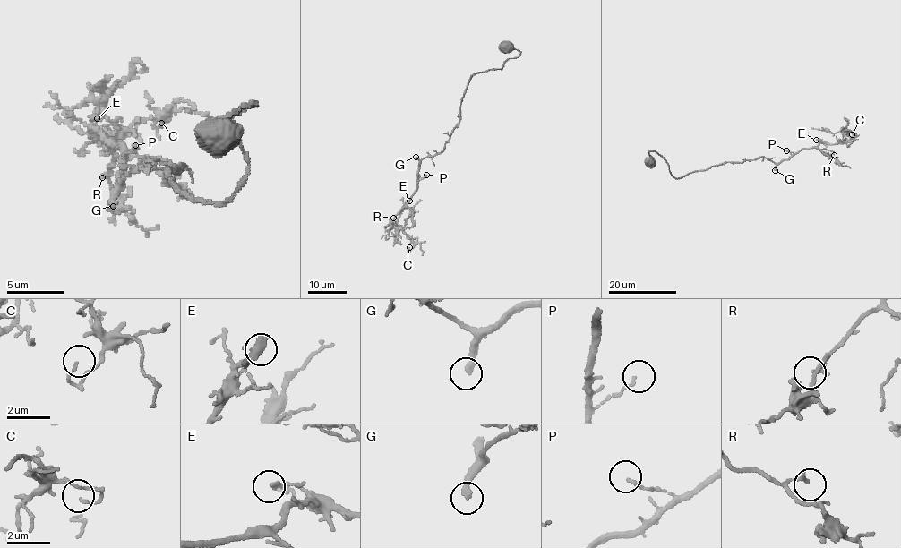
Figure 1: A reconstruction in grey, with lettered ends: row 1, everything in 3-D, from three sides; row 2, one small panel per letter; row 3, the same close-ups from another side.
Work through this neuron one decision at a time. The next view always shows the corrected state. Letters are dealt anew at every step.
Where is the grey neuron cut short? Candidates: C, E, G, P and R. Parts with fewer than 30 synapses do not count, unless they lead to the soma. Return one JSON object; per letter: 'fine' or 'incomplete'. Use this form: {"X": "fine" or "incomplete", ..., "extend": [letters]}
{"C": "fine", "E": "fine", "G": "incomplete", "P": "fine", "R": "fine", "extend": ["G"]}

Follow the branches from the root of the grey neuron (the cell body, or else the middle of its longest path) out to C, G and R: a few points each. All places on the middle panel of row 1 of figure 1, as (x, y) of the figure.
C: (504, 47), (520, 54), (472, 75), (443, 149), (421, 160), (396, 224), (409, 247)
G: (504, 47), (520, 54), (501, 69), (472, 75), (459, 123), (443, 149), (416, 157)
R: (504, 47), (520, 54), (501, 69), (472, 75), (459, 123), (442, 151), (421, 160), (416, 191), (393, 218)

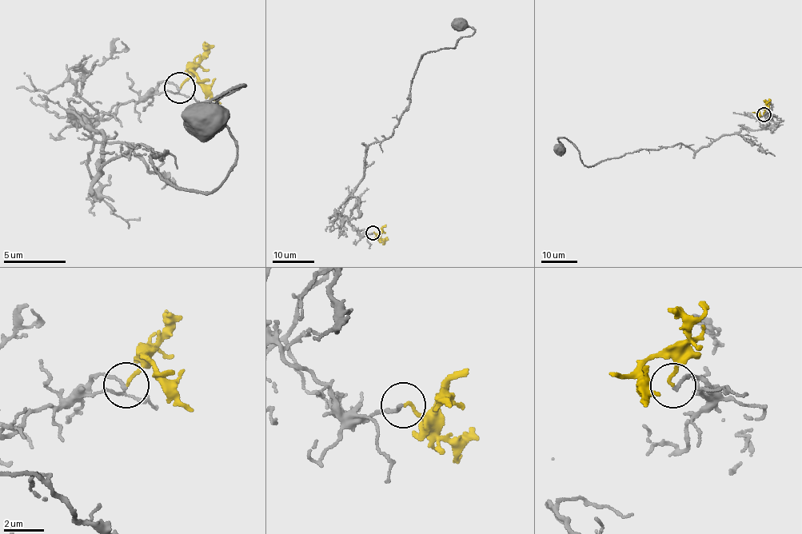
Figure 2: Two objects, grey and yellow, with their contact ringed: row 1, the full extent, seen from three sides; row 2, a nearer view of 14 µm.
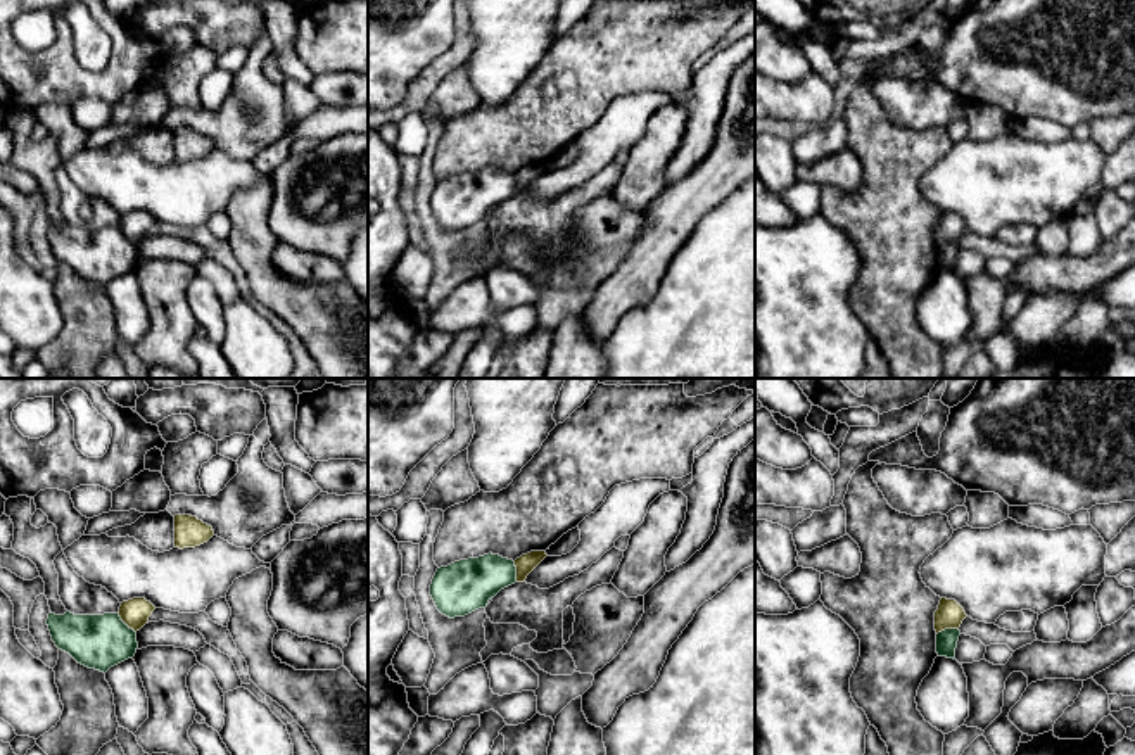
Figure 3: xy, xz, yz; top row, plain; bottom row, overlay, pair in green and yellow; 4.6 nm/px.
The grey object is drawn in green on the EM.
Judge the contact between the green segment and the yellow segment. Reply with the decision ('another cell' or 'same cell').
another cell

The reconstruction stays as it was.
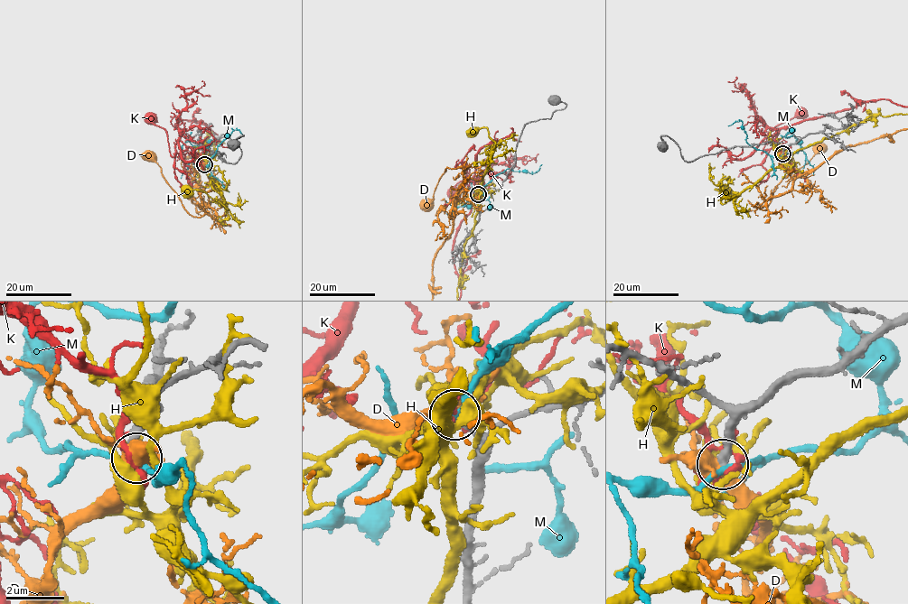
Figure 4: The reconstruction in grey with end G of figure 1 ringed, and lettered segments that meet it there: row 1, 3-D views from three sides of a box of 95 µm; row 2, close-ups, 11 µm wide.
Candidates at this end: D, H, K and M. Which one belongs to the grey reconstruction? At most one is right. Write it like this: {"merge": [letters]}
{"merge": []}

